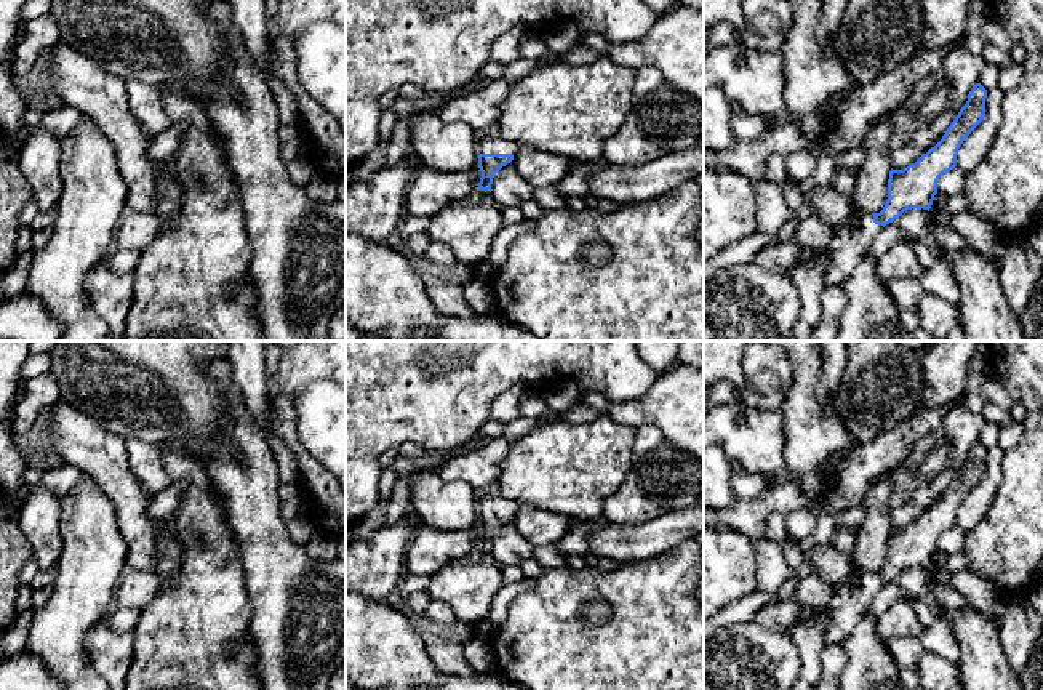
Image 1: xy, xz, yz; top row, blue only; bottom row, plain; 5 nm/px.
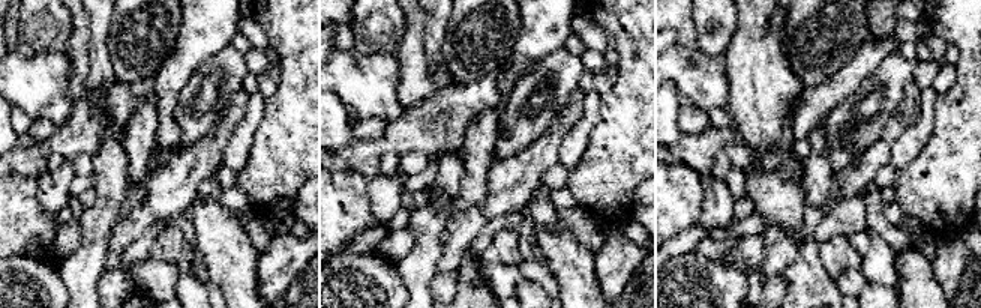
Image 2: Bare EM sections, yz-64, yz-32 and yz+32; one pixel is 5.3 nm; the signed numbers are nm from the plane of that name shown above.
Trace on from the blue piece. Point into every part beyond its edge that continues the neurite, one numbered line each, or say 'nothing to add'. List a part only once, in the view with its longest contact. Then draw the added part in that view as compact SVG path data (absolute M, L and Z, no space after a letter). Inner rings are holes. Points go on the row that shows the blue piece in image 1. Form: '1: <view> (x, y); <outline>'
1: xz (491, 141); M498 128L478 136L477 154L515 154L520 147L510 141L506 141Z

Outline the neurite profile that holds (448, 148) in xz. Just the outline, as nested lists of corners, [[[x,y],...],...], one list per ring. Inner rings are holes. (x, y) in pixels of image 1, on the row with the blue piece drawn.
[[[429,112],[413,114],[406,123],[421,166],[438,173],[462,173],[478,166],[478,134],[466,123],[443,123]]]

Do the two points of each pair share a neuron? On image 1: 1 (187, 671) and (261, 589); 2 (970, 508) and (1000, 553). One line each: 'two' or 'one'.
1: two
2: two

